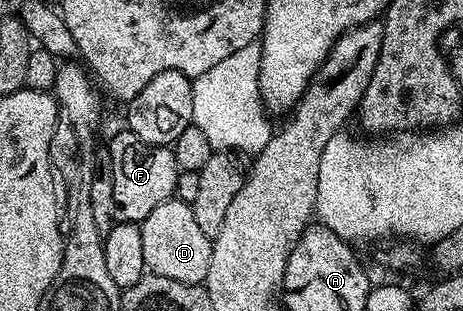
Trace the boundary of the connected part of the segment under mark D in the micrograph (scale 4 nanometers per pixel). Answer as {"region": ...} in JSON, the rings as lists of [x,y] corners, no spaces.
{"region":[[[172,197],[165,200],[149,217],[139,224],[141,229],[141,246],[145,255],[147,271],[152,275],[169,277],[169,281],[182,283],[206,284],[209,273],[209,257],[213,249],[209,237],[197,226],[197,217],[193,217],[190,203]]]}

